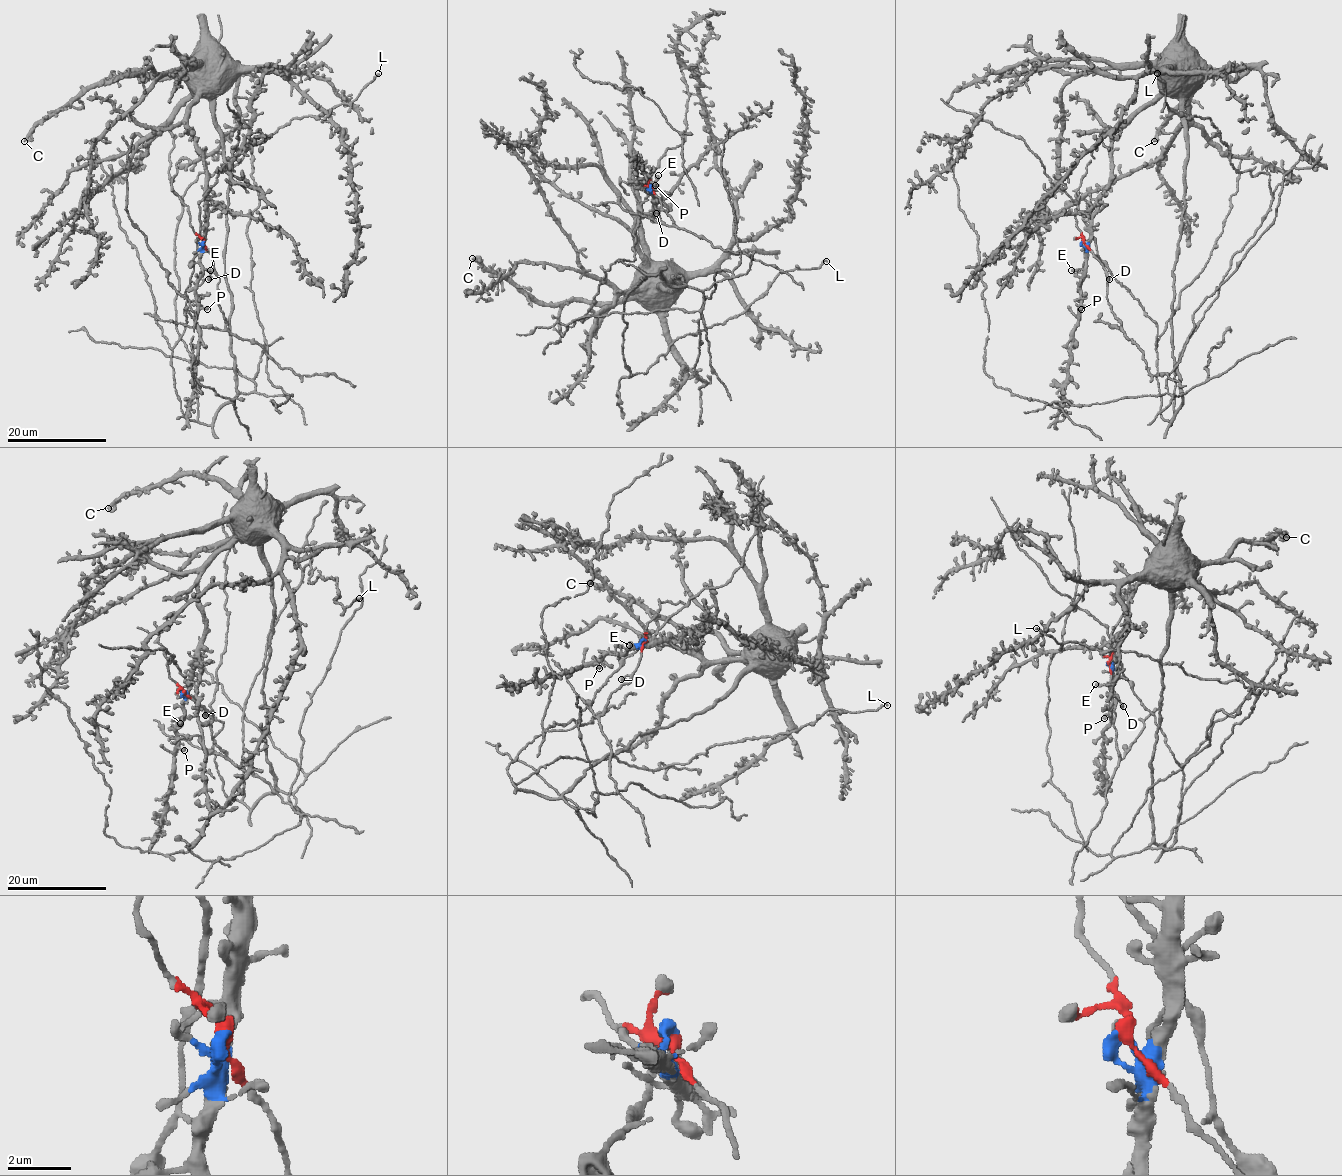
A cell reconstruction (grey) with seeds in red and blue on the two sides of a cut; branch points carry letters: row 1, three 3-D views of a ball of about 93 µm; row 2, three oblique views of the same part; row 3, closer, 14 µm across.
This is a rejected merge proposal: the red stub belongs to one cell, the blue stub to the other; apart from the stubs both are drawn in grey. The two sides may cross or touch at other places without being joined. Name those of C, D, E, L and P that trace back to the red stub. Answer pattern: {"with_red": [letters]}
{"with_red": ["D"]}

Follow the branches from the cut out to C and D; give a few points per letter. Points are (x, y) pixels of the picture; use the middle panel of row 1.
C: (651, 186), (654, 213), (635, 224), (642, 278), (609, 302), (539, 304), (472, 258)
D: (651, 186), (661, 203), (656, 213)

